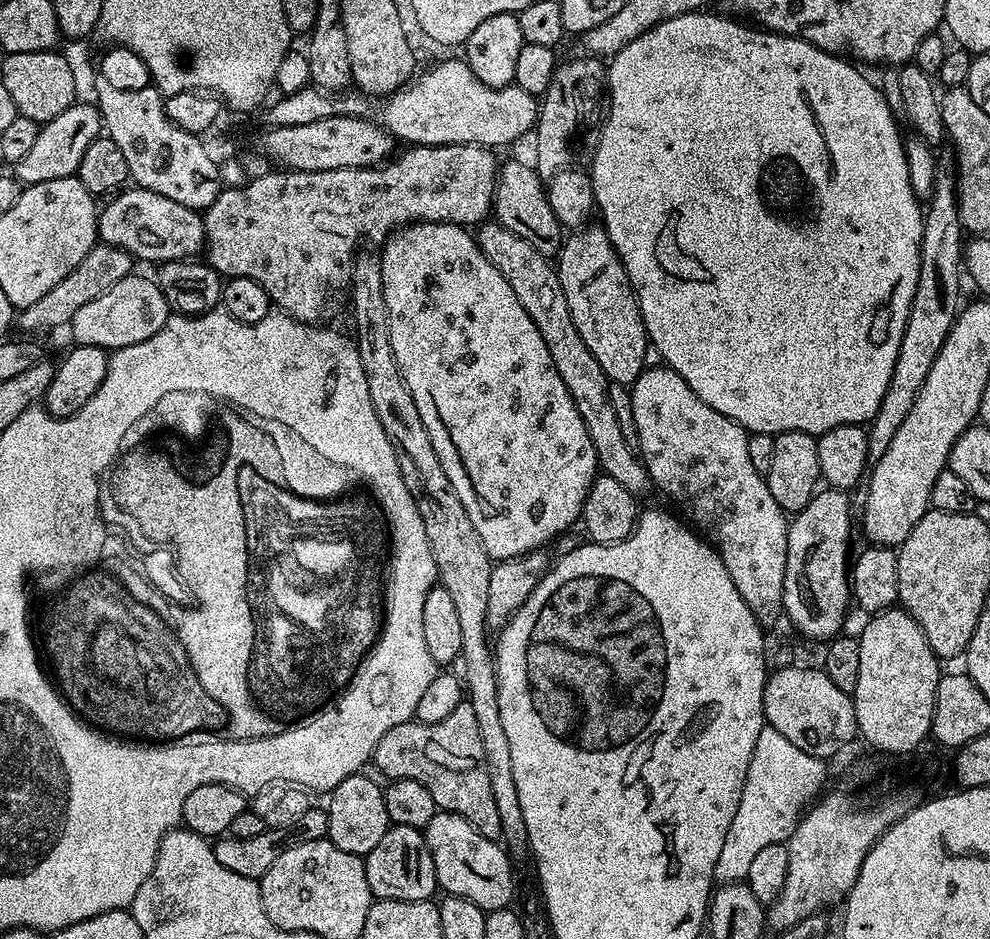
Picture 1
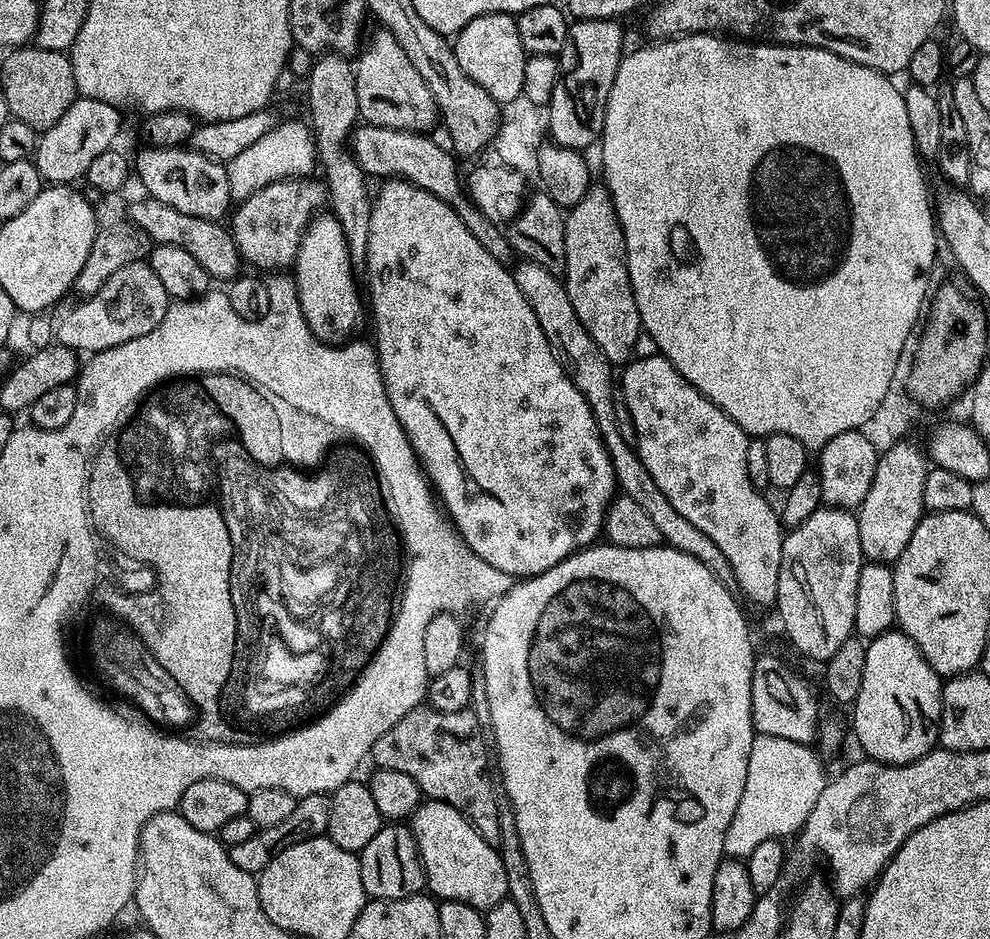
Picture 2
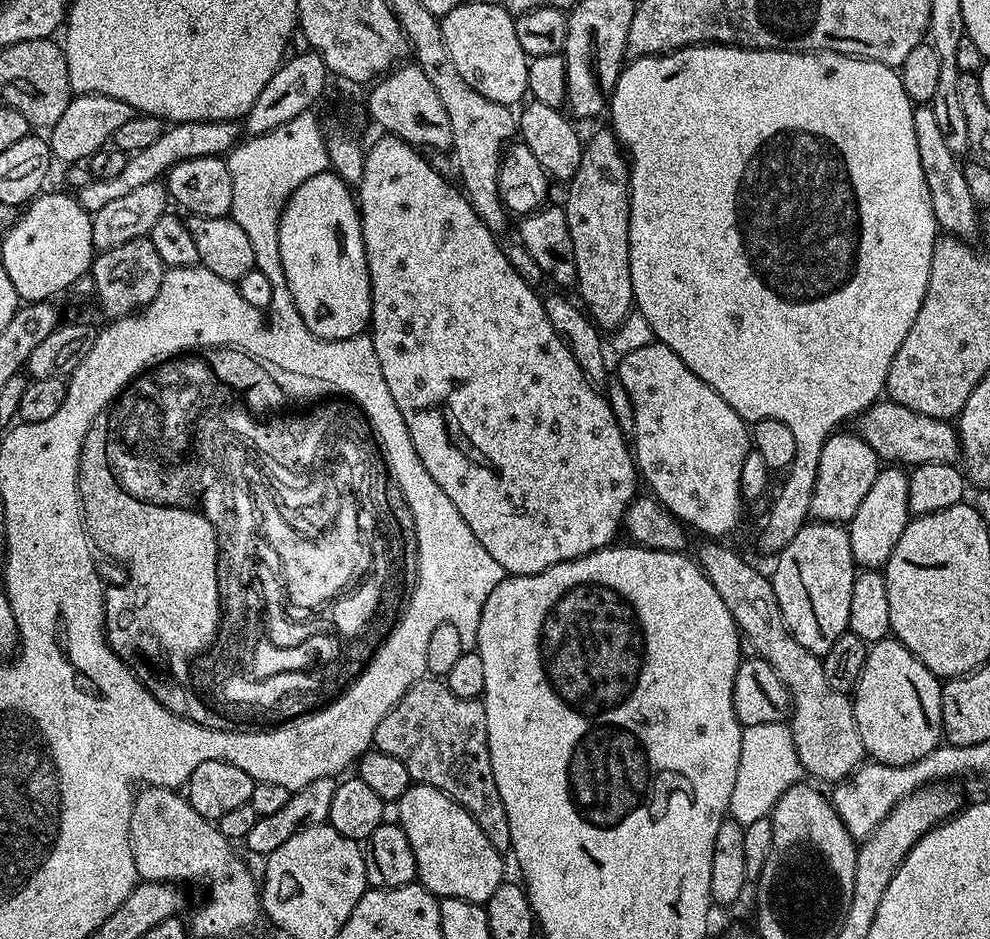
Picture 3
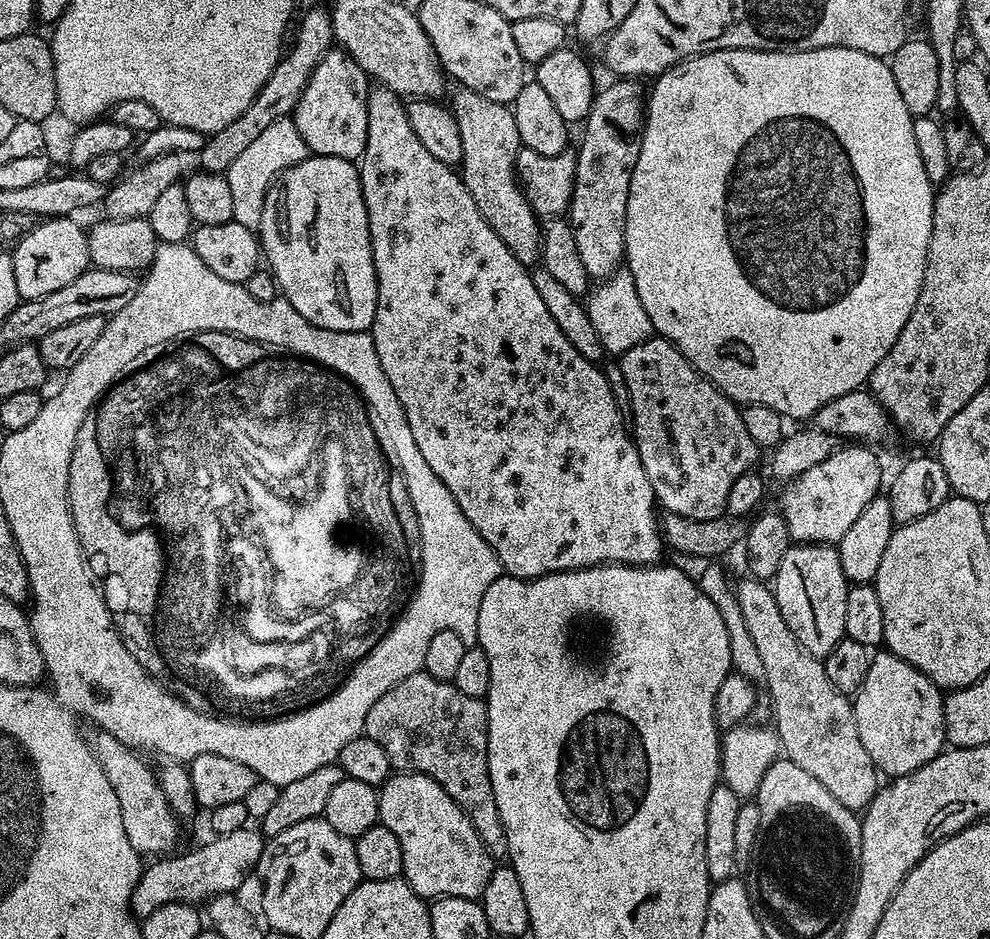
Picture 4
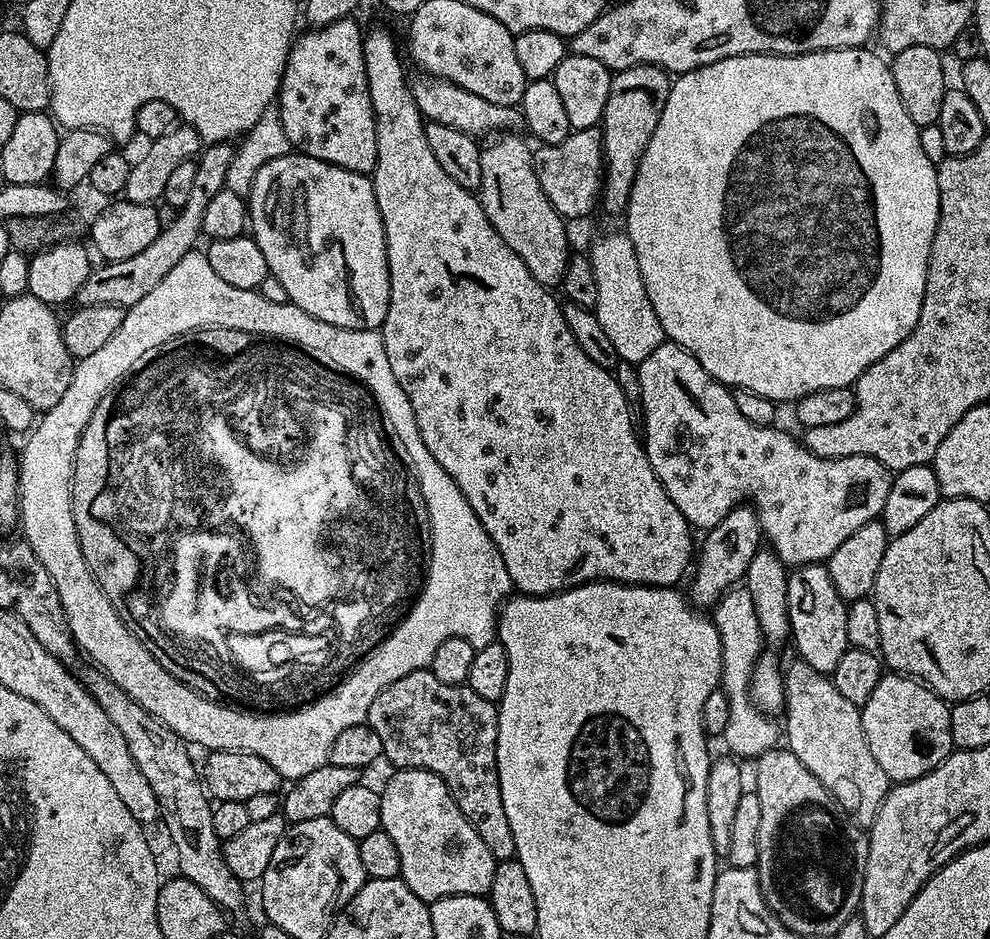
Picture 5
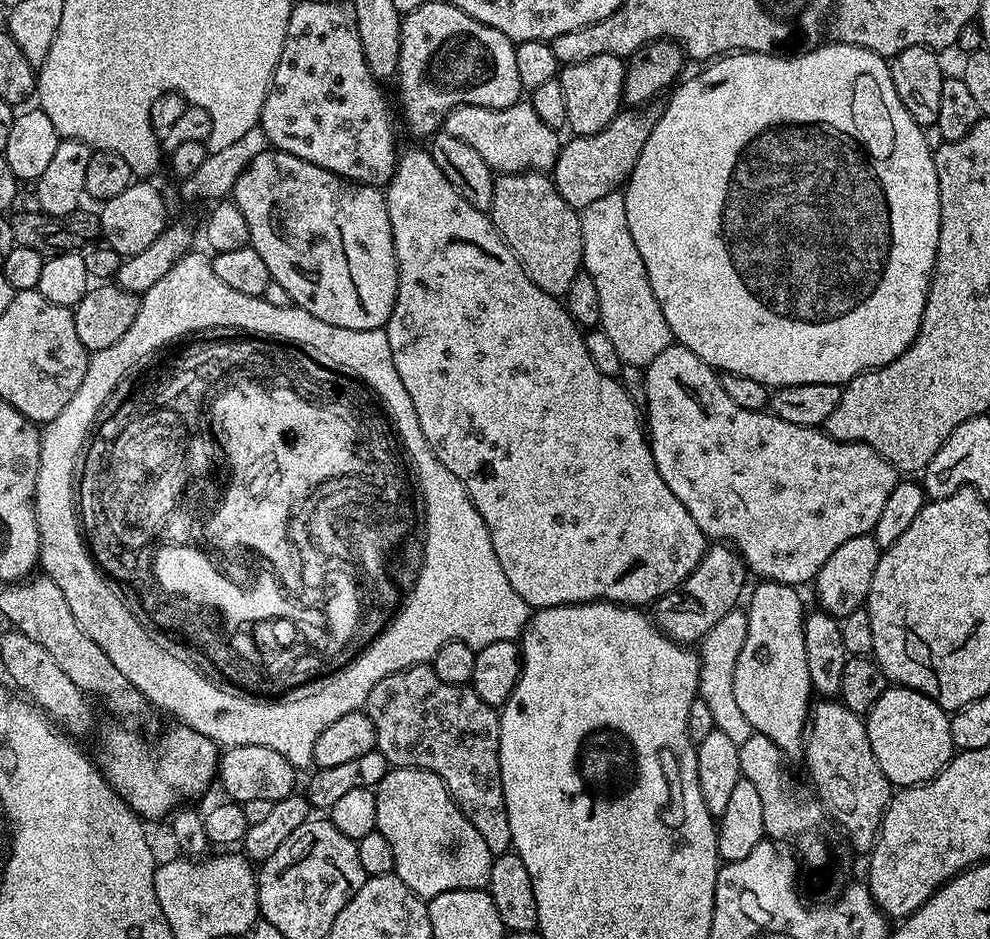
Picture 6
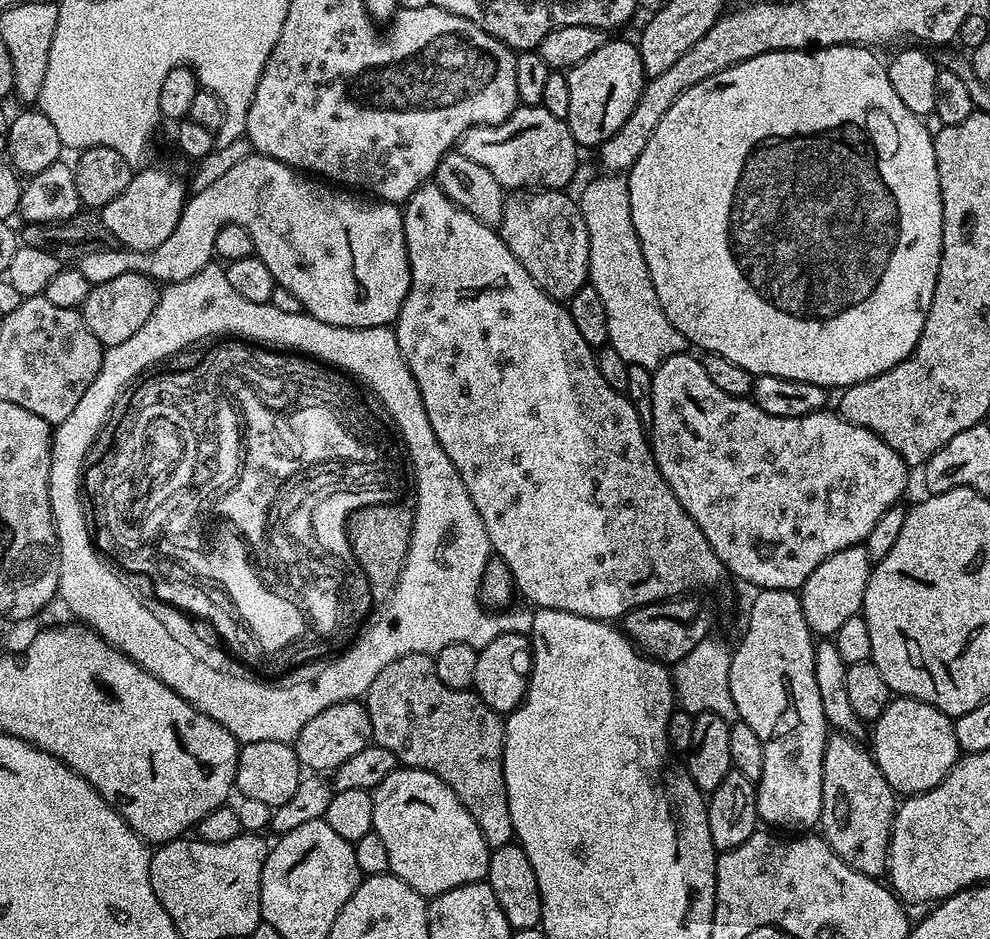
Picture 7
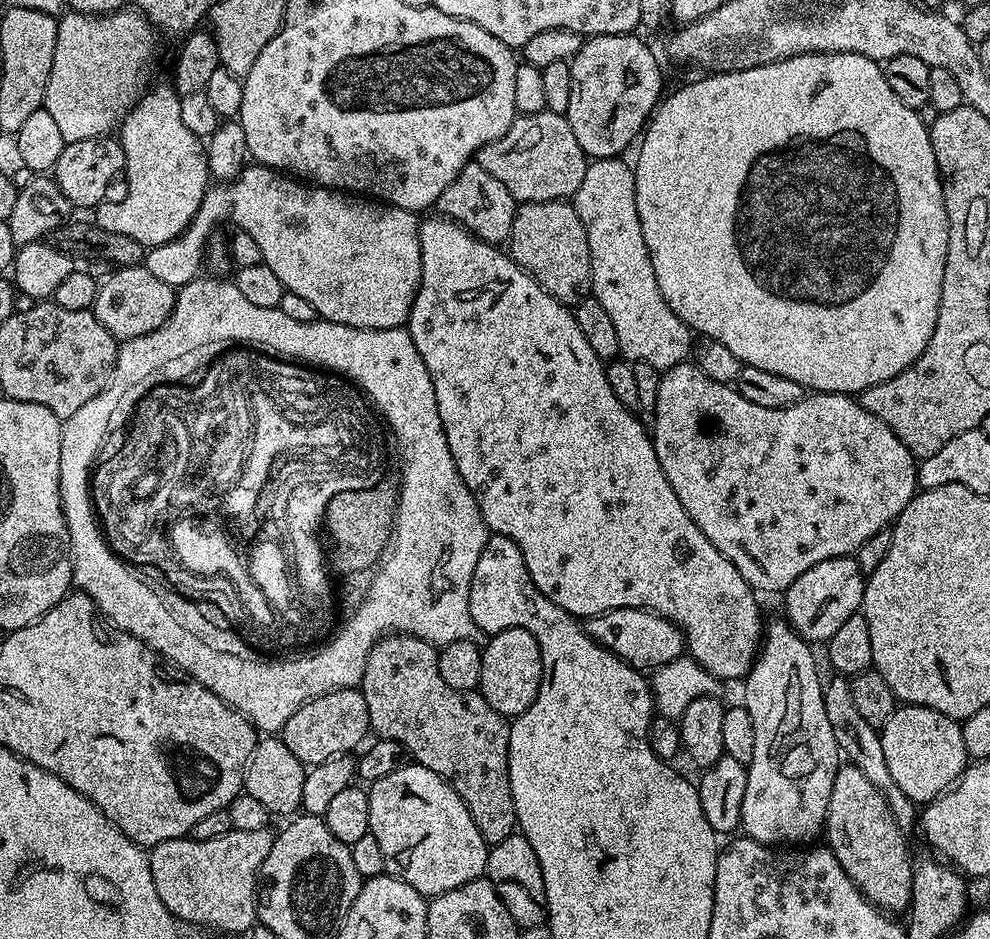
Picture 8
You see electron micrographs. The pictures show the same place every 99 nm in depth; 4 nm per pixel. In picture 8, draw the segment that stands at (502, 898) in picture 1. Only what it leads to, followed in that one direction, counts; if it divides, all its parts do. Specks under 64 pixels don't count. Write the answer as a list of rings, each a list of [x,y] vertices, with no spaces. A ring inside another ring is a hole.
[[[409,762],[402,770],[386,774],[386,778],[371,781],[367,793],[370,806],[368,830],[370,835],[378,838],[387,875],[396,876],[414,886],[414,890],[421,892],[425,898],[440,896],[485,875],[489,845],[484,843],[482,834],[478,834],[478,826],[474,826],[474,818],[470,818],[470,810],[466,810],[462,798],[458,798],[458,794],[443,778],[434,774],[434,770],[426,770],[426,766]]]

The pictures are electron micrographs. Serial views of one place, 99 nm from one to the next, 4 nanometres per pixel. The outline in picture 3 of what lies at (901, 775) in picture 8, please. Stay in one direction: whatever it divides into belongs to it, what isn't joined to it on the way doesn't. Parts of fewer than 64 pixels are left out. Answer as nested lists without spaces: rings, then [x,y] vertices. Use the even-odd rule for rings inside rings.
[[[889,638],[871,645],[851,697],[865,753],[877,764],[901,768],[934,751],[942,740],[941,687],[938,677],[900,640]]]

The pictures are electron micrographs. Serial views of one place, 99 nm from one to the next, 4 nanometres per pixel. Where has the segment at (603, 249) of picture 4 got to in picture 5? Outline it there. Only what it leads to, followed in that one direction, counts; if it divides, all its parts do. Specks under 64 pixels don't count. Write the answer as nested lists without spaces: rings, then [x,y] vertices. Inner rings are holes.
[[[653,64],[634,66],[613,75],[602,121],[606,163],[599,203],[606,211],[623,213],[627,209],[640,159],[658,126],[658,118],[662,118],[672,82],[669,73]]]

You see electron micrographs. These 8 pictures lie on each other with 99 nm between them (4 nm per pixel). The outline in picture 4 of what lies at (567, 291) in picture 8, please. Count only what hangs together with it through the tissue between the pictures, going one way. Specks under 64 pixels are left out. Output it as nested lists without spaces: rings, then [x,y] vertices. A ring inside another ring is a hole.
[[[457,87],[455,91],[450,107],[462,134],[462,179],[466,190],[470,190],[470,198],[474,198],[474,206],[478,206],[482,218],[486,218],[490,230],[494,230],[494,234],[498,234],[498,238],[506,242],[510,254],[514,254],[514,258],[518,258],[518,262],[526,266],[539,265],[544,255],[546,237],[542,231],[541,217],[537,216],[524,189],[520,187],[520,177],[516,173],[516,159],[522,145],[512,109],[506,104],[490,102],[469,88]]]

